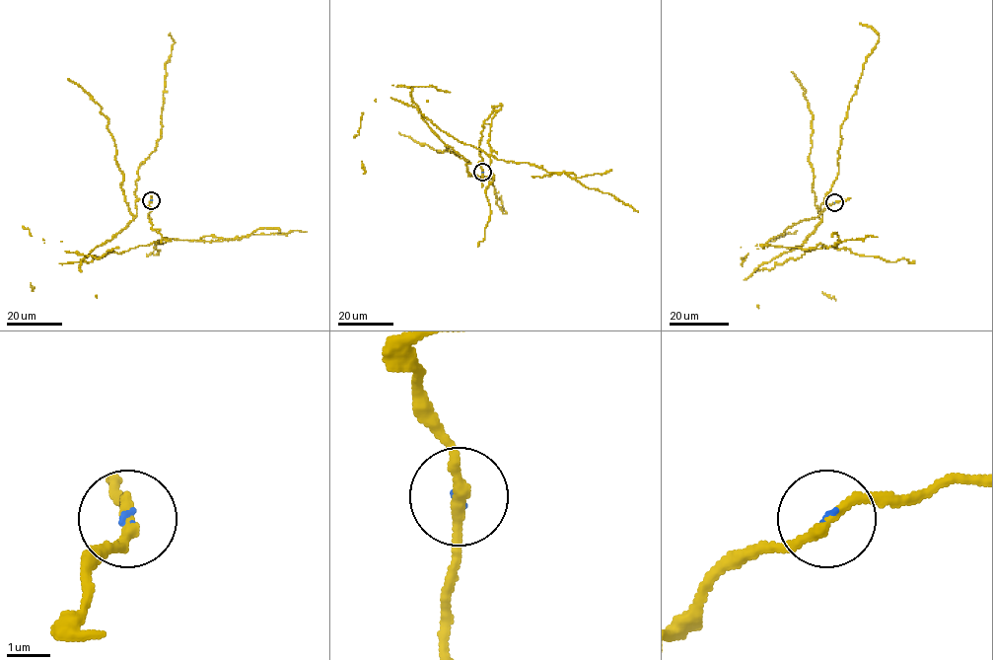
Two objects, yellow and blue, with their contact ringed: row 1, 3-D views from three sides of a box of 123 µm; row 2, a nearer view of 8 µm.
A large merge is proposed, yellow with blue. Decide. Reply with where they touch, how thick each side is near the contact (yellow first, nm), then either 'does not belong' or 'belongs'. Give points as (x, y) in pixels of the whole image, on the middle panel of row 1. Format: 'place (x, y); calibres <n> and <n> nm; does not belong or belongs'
place (482, 172); calibres 240 and 70 nm; does not belong

